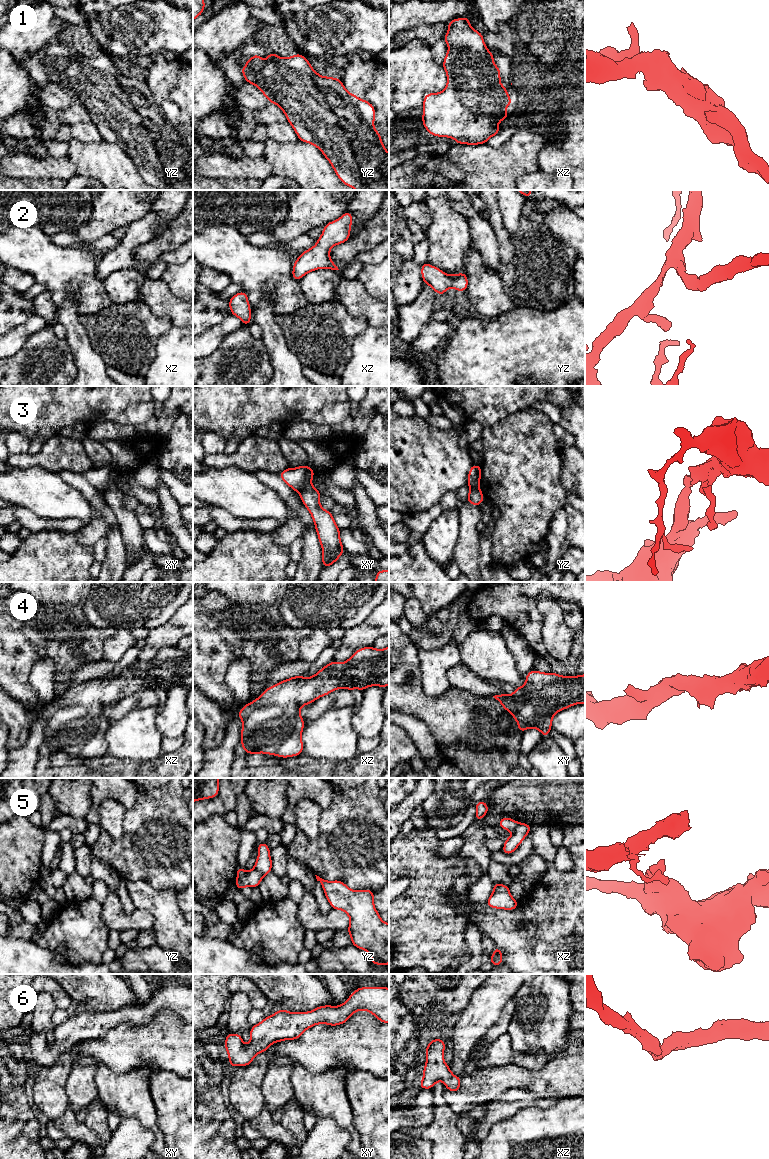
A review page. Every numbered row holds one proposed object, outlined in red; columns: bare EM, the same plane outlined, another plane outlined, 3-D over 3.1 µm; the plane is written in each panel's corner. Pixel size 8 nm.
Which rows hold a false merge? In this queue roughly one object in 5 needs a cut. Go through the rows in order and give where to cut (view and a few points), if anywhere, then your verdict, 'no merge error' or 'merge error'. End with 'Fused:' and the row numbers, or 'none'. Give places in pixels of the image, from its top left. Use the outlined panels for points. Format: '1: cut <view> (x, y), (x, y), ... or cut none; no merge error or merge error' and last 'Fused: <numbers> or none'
1: cut none; no merge error
2: cut none; no merge error
3: cut xy (309, 484), (299, 492); merge error
4: cut none; no merge error
5: cut yz (247, 871), (237, 878); merge error
6: cut none; no merge error
Fused: 3, 5

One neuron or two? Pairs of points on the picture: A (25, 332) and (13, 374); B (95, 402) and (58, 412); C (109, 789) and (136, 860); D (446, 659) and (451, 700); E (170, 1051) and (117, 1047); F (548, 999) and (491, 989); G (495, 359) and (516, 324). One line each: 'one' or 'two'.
A: two
B: one
C: two
D: two
E: one
F: two
G: one

